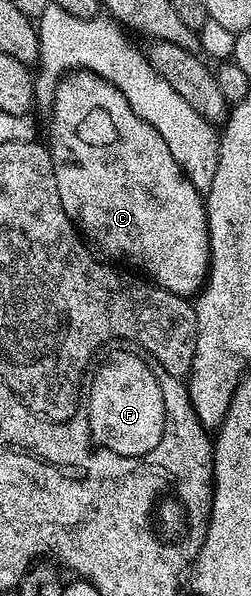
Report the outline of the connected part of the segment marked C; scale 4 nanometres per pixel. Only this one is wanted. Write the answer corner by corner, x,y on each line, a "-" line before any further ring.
74,70
64,75
58,82
56,97
49,114
49,120
51,120
49,150
53,161
53,173
57,177
57,193
61,197
61,205
65,209
65,213
92,244
95,242
105,254
112,255
112,257
107,257
112,260
124,259
125,262
132,263
132,265
127,264
132,268
140,267
140,269
135,269
142,272
156,287
165,289
169,293
184,297
198,296
204,283
207,282
207,269
211,266
207,204
204,196
195,188
193,181
189,181
189,177
183,172
181,165
177,165
177,161
173,161
173,153
169,153
169,145
165,145
165,137
161,137
161,133
157,133
157,129
153,129
153,125
149,125
144,119
137,117
137,113
133,113
129,101
125,101
123,94
111,84
110,79
102,79
101,76
95,75
91,71

